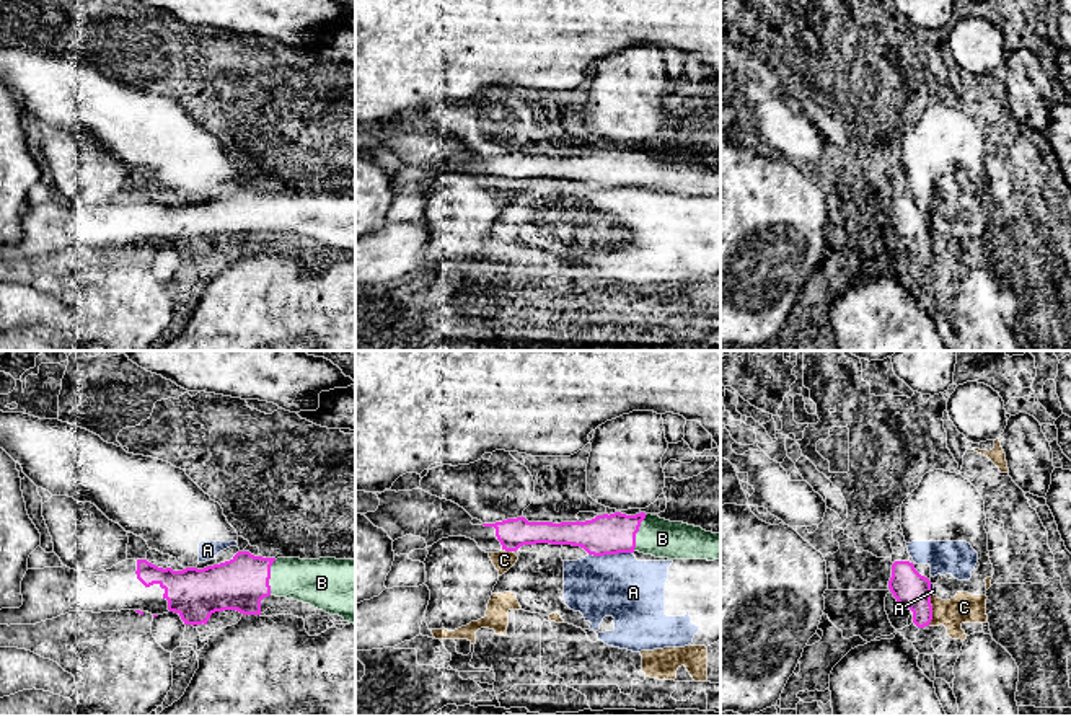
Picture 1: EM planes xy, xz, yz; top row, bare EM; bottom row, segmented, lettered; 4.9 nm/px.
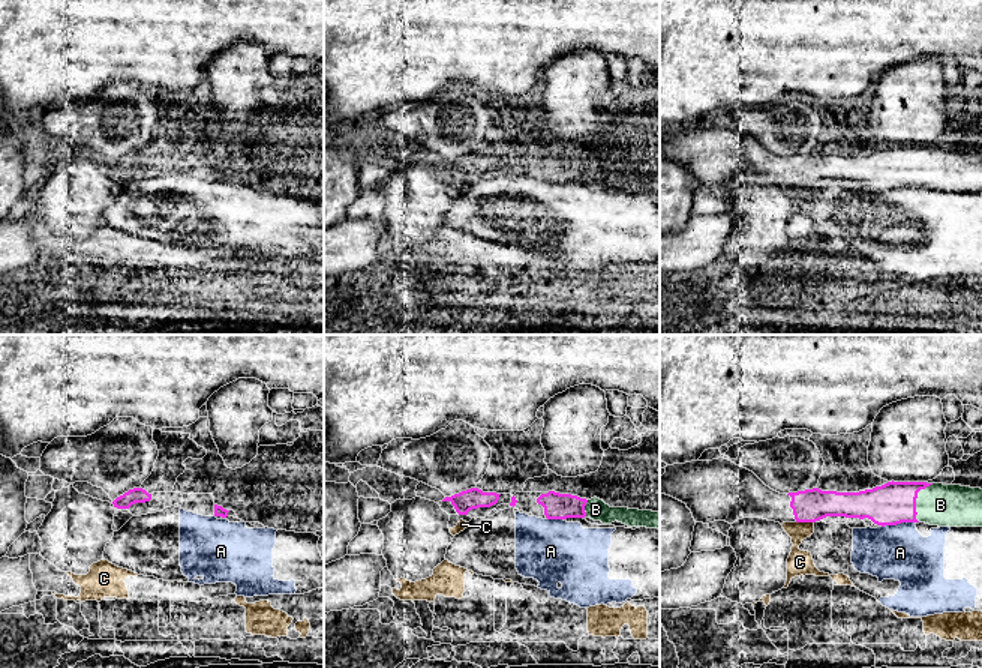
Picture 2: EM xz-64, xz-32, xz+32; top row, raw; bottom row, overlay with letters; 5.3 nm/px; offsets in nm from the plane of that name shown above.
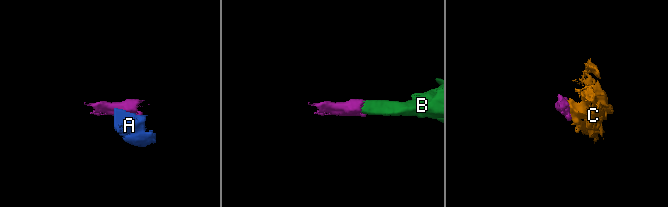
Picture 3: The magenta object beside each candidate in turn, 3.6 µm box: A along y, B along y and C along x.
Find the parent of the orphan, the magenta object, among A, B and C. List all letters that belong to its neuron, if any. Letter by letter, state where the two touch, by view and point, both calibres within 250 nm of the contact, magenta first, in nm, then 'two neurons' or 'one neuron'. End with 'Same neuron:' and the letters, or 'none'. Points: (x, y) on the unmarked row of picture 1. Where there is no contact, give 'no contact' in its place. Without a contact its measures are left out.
A: xz (610, 188) | 200/320 nm | two neurons
B: xz (638, 165) | 200/190 nm | one neuron
C: yz (931, 245) | 180/150 nm | two neurons
Same neuron: B

